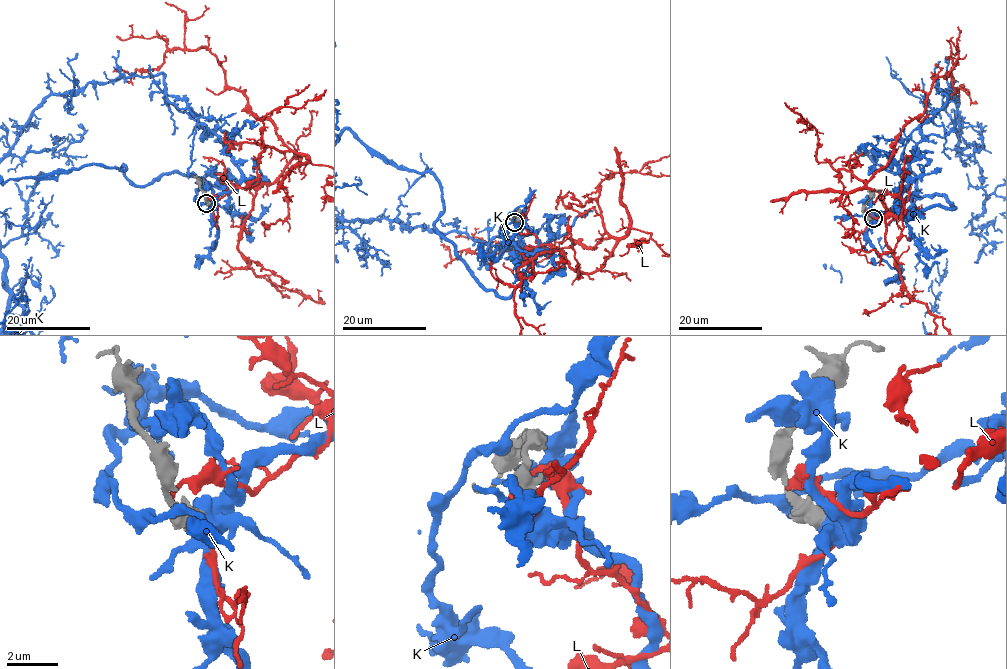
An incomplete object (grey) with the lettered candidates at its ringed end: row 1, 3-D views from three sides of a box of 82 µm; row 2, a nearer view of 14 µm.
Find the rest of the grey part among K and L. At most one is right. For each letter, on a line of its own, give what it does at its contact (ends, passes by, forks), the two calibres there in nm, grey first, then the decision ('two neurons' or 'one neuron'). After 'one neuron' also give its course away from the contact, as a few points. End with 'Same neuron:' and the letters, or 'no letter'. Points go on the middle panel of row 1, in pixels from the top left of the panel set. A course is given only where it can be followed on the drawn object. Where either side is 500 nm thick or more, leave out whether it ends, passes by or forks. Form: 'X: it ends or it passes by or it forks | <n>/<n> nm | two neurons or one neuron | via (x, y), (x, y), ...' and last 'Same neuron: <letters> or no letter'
K: 750/500 nm | two neurons
L: it forks | 480/150 nm | two neurons
Same neuron: no letter

